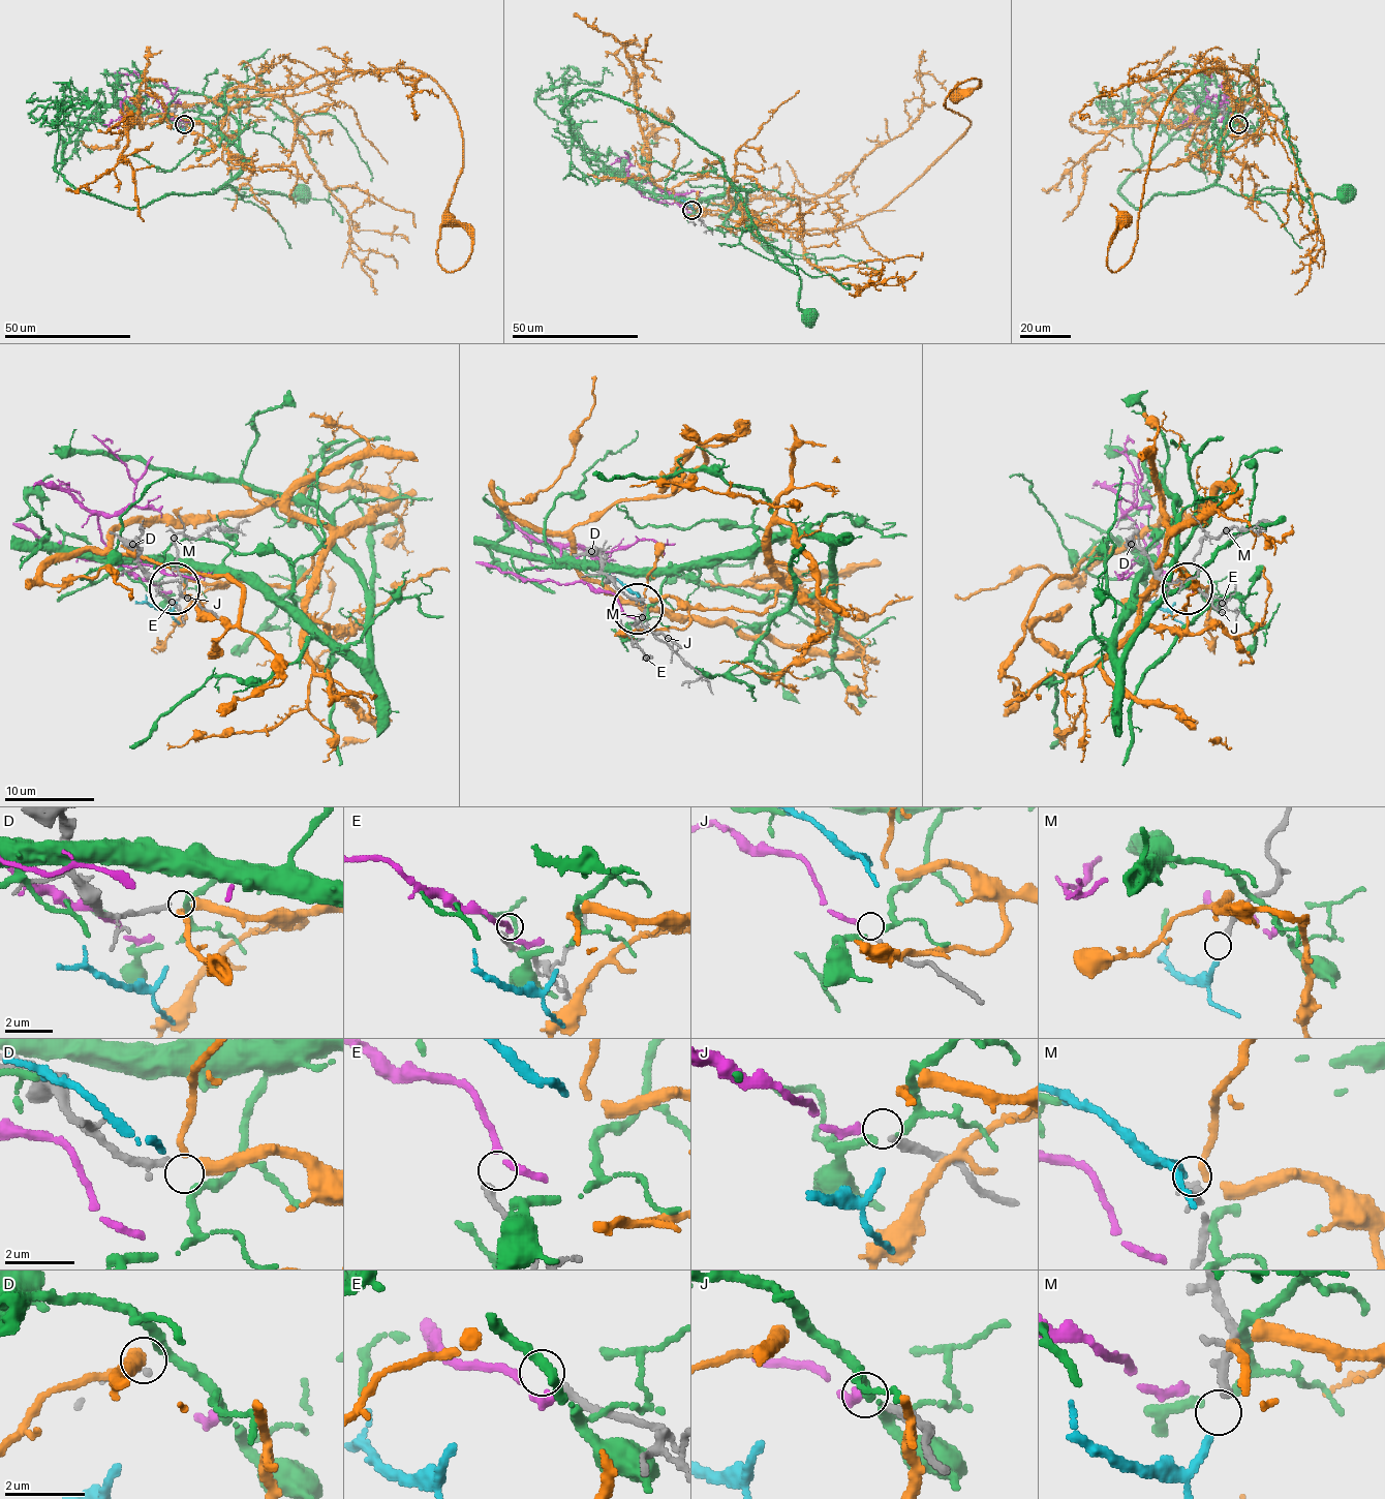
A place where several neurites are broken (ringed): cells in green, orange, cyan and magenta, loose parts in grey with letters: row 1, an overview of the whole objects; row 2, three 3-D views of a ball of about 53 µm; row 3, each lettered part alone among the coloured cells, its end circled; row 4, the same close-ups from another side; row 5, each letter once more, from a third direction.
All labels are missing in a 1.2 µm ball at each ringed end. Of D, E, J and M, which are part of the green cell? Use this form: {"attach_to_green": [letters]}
{"attach_to_green": []}

